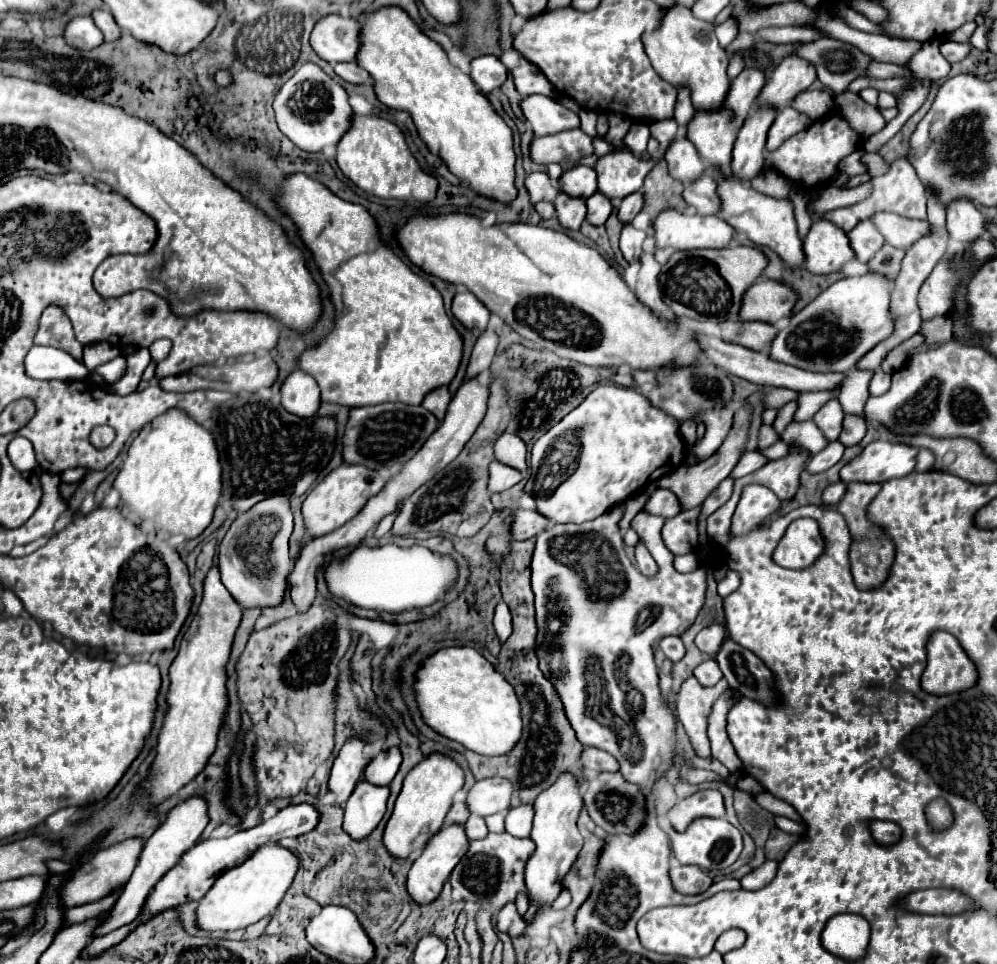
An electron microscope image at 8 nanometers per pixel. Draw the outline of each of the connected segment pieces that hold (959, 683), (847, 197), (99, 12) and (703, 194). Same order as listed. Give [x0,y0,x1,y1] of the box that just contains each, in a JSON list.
[[922,631,978,695],[808,183,870,217],[90,9,120,41],[682,175,720,215]]

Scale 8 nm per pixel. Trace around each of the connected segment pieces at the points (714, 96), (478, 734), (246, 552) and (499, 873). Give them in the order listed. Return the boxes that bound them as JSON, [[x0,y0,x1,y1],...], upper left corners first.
[[642,3,730,109],[414,647,520,755],[220,495,294,607],[450,833,532,911]]

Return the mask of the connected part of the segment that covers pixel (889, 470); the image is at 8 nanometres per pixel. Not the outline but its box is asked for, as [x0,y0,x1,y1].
[840,439,916,483]

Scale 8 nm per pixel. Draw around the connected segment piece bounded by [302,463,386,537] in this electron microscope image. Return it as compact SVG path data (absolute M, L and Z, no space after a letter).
M342 463L334 471L330 471L306 497L302 505L302 515L306 523L306 531L316 537L316 535L326 535L348 523L352 517L356 517L366 501L374 495L380 493L380 489L386 485L386 481L380 477L378 471L372 471L364 465L348 465Z

